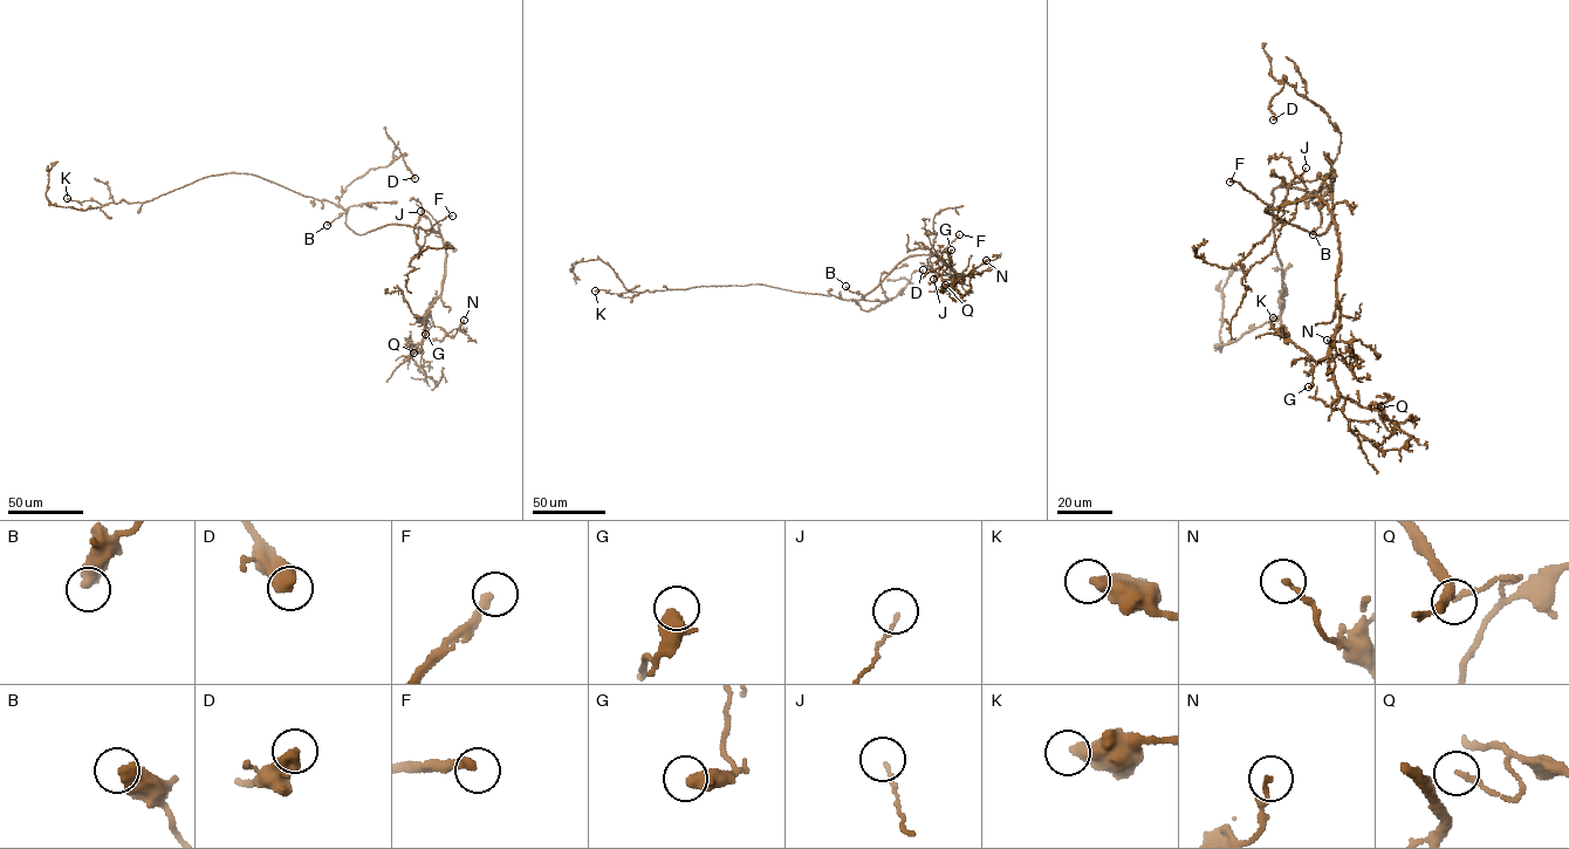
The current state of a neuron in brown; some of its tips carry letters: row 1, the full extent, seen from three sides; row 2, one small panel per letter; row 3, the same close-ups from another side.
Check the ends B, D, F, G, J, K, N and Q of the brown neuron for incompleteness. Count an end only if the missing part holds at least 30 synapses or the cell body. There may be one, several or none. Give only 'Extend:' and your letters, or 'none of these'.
Extend: none of these

